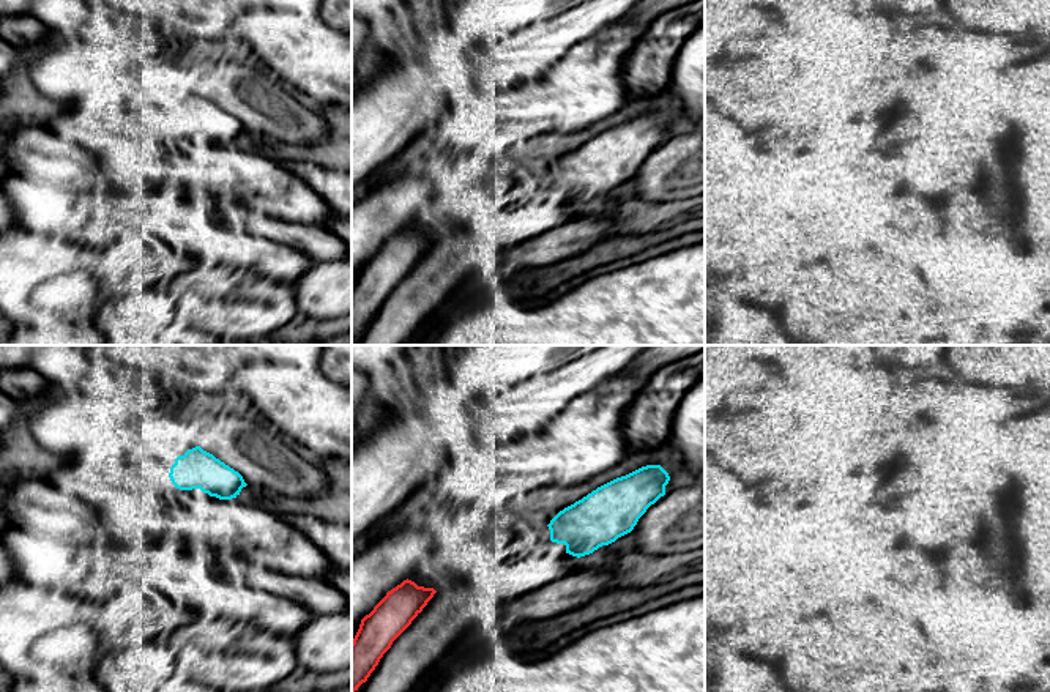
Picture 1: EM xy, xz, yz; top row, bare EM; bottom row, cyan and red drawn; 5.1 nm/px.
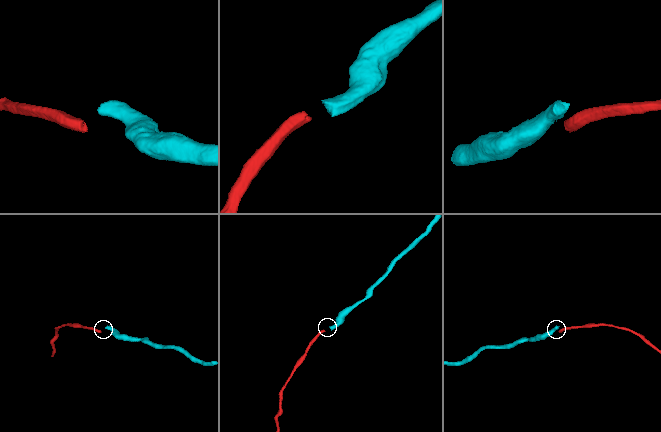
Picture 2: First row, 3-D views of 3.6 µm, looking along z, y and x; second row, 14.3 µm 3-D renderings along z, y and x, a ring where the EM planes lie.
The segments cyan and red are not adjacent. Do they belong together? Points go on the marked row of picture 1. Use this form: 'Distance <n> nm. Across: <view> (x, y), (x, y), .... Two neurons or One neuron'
Distance 650 nm. Across: xz (551, 539), (435, 591). Two neurons

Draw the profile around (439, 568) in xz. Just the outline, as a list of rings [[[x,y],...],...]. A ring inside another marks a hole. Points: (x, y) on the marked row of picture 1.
[[[435,547],[423,556],[408,575],[408,580],[418,586],[434,588],[435,591],[448,588],[460,574],[457,555],[454,550]]]

